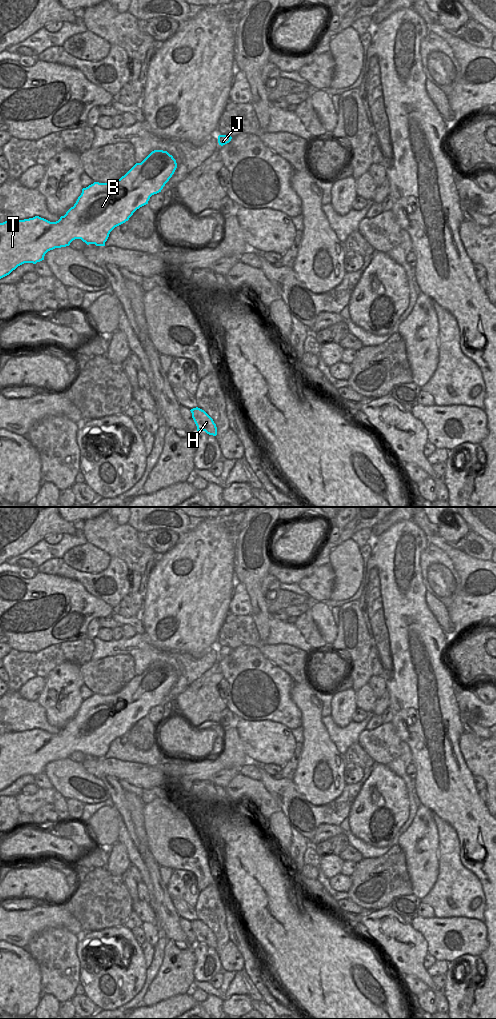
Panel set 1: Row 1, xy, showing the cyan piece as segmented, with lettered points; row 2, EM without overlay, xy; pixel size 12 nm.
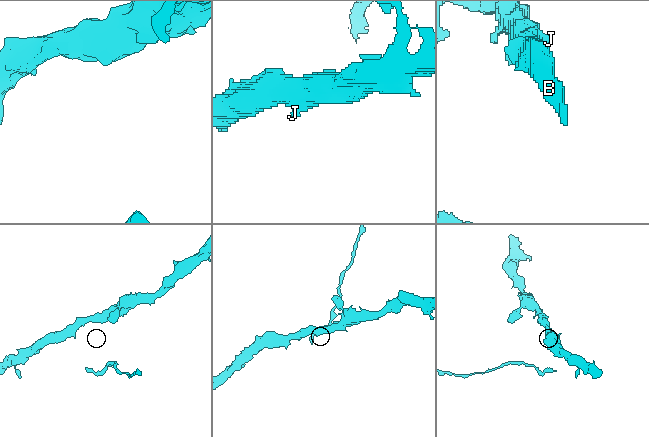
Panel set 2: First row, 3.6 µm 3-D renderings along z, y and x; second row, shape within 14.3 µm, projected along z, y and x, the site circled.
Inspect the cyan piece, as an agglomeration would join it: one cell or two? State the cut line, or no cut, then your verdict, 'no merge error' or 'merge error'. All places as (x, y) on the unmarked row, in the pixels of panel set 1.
no cut | no merge error

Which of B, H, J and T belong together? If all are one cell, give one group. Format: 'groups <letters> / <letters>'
groups B H J T

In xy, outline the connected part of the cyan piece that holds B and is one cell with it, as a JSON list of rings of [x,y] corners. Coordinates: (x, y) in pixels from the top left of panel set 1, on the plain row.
[[[154,662],[141,675],[136,675],[124,688],[115,694],[94,694],[82,701],[76,715],[56,734],[50,734],[39,728],[24,732],[7,732],[0,735],[0,791],[9,787],[24,775],[36,776],[44,772],[45,766],[55,760],[69,758],[75,751],[81,751],[87,757],[105,758],[110,744],[125,735],[140,719],[148,716],[150,709],[161,704],[177,680],[176,672],[167,663]]]

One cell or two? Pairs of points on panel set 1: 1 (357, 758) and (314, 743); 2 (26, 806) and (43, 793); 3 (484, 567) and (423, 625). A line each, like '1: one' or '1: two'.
1: two
2: one
3: two

